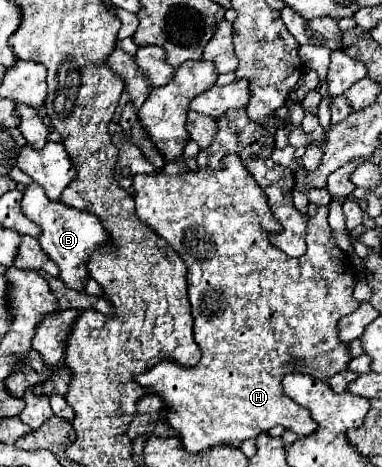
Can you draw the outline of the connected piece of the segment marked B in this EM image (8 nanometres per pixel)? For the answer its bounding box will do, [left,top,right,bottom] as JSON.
[22,182,108,290]

